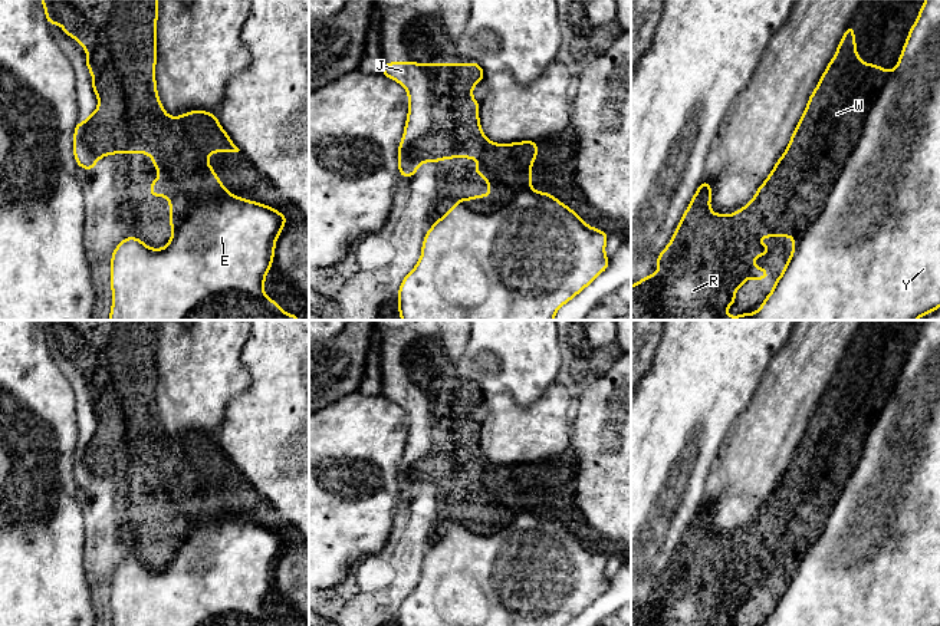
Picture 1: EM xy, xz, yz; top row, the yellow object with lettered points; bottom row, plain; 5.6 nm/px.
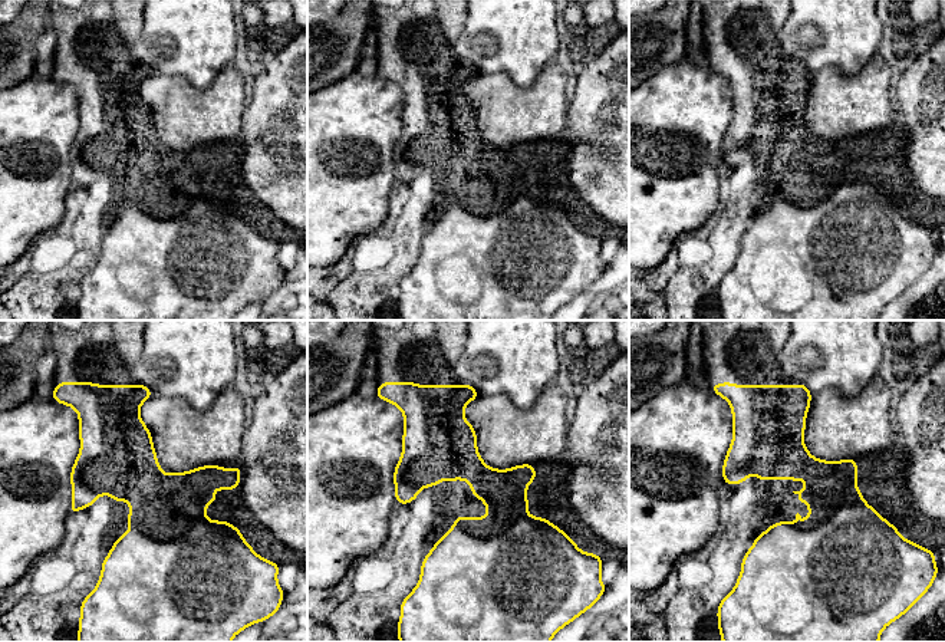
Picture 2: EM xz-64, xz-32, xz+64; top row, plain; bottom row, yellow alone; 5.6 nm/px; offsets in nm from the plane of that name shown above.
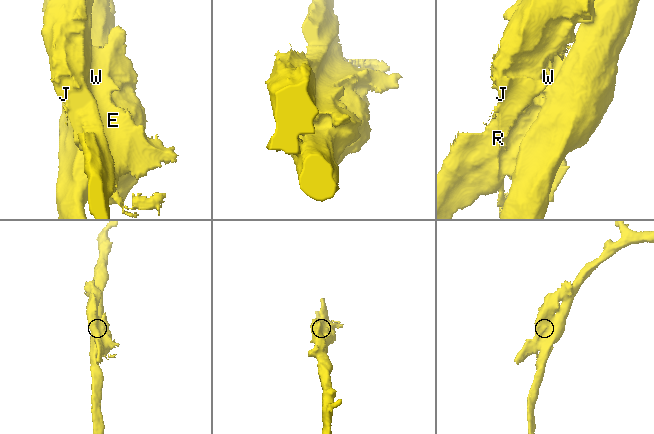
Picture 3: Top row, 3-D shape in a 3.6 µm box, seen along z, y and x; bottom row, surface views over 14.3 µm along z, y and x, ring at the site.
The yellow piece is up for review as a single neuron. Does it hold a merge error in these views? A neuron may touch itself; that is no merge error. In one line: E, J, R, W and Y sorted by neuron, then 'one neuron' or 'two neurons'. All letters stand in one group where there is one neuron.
E R Y / J W; two neurons

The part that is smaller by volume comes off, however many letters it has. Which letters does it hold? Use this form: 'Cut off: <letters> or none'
Cut off: J, W

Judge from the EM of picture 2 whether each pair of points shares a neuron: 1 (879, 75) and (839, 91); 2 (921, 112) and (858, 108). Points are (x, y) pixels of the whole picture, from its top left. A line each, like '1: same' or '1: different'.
1: same
2: different

